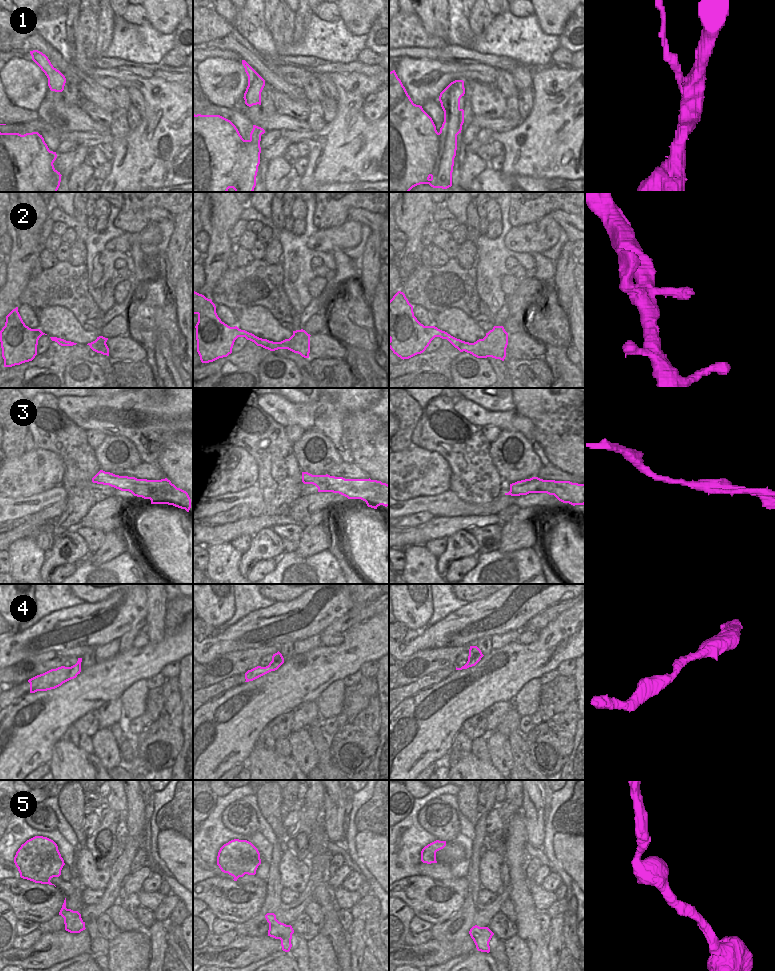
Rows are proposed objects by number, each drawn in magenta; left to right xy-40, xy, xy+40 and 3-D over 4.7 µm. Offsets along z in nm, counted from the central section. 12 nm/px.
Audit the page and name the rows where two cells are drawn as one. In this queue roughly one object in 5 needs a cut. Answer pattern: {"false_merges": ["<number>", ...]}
{"false_merges": ["1", "3"]}

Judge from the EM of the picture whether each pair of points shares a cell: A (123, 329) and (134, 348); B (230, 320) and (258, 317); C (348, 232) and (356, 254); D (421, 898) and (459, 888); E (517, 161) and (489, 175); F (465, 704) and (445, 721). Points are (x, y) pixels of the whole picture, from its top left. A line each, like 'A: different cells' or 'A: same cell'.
A: different cells
B: different cells
C: different cells
D: same cell
E: different cells
F: same cell

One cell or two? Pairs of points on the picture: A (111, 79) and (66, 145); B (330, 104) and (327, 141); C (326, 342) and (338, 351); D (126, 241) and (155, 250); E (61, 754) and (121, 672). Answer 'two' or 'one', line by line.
A: two
B: two
C: one
D: two
E: two

